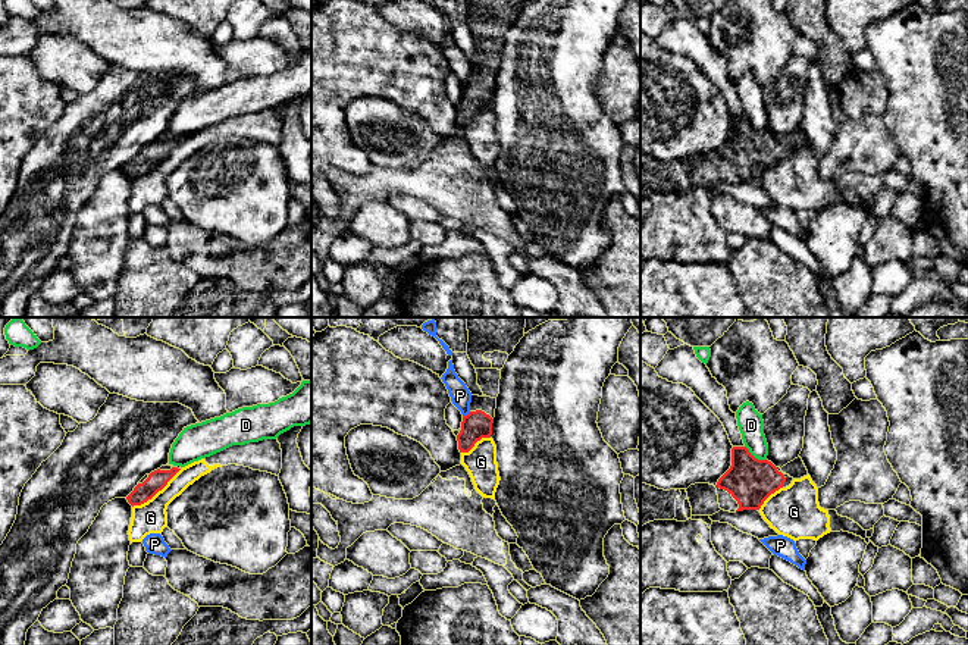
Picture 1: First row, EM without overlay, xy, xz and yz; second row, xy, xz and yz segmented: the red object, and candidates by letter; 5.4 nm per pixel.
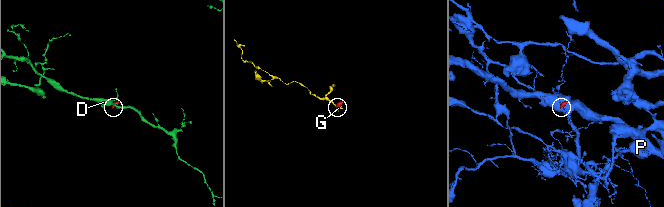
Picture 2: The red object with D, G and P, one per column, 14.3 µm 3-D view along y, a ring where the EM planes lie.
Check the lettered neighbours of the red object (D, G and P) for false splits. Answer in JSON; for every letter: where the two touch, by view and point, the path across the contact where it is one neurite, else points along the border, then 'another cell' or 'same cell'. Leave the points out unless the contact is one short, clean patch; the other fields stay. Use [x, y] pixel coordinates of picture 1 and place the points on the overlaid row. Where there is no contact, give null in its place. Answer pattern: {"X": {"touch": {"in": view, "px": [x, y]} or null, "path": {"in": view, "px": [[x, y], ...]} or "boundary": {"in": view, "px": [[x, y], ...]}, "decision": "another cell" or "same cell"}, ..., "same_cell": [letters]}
{"D": {"touch": {"in": "yz", "px": [754, 457]}, "boundary": {"in": "yz", "px": [[745, 445], [755, 457], [766, 460]]}, "decision": "another cell"}, "G": {"touch": {"in": "xy", "px": [156, 492]}, "decision": "another cell"}, "P": {"touch": {"in": "xz", "px": [467, 415]}, "boundary": {"in": "xz", "px": [[470, 412], [463, 418]]}, "decision": "another cell"}, "same_cell": []}

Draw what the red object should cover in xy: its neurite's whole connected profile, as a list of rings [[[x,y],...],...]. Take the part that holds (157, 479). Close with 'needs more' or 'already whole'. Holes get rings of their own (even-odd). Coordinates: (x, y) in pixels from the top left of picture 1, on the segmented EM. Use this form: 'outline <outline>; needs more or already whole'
outline [[[162,466],[160,469],[145,475],[134,491],[126,497],[128,502],[134,505],[141,505],[151,500],[159,491],[162,491],[167,482],[179,472],[181,469],[169,466]]]; needs more

